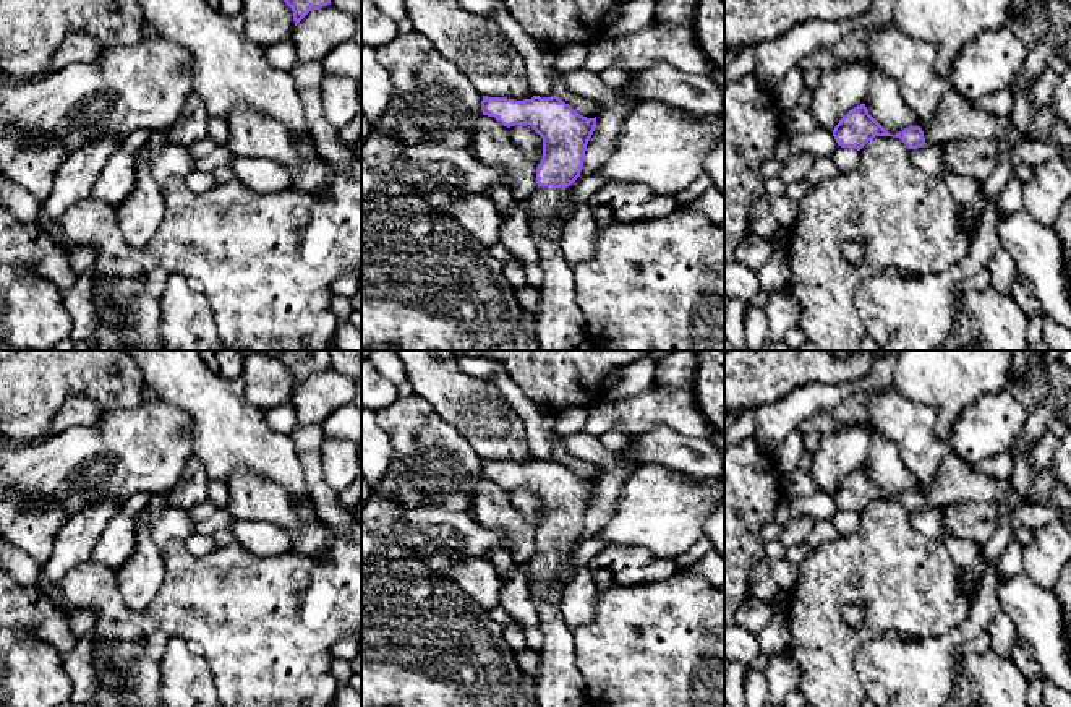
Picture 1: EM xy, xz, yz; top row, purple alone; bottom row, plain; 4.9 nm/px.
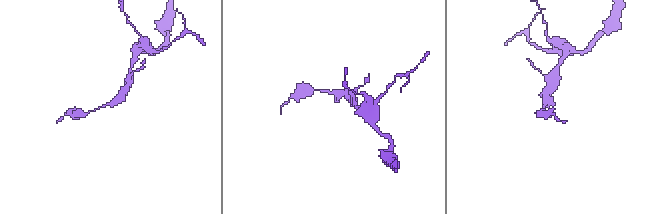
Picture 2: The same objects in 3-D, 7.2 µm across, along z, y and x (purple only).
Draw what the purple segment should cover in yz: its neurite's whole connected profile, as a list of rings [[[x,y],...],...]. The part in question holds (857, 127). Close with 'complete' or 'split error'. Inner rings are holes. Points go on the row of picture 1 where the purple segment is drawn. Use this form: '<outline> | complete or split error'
[[[949,89],[940,101],[937,112],[930,118],[920,120],[919,126],[891,135],[868,114],[865,104],[860,104],[839,120],[833,136],[838,146],[860,151],[875,136],[896,136],[907,149],[917,149],[925,143],[943,146],[958,139],[992,139],[1000,143],[1008,131],[1008,117],[995,117],[979,110],[972,101],[956,89]]] | split error

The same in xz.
[[[483,96],[481,110],[507,128],[530,125],[543,138],[538,190],[523,201],[544,272],[536,337],[540,350],[577,350],[587,342],[585,315],[577,303],[574,266],[565,261],[561,240],[554,240],[551,230],[565,206],[569,186],[580,177],[596,117],[580,115],[557,96],[523,101]]] | split error

